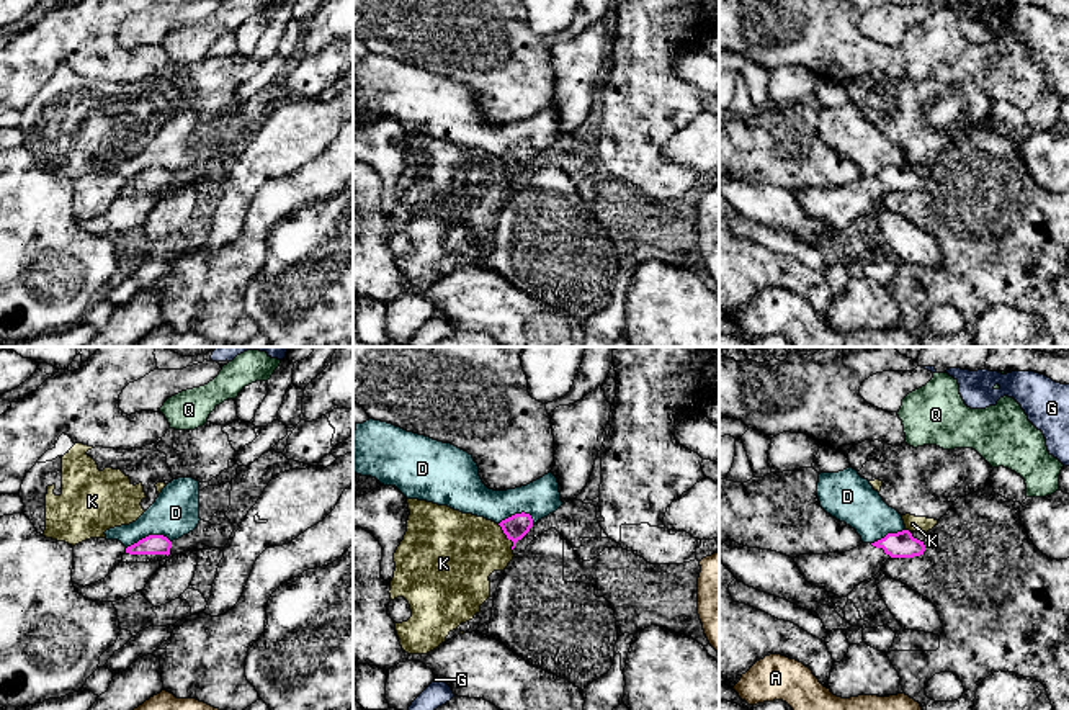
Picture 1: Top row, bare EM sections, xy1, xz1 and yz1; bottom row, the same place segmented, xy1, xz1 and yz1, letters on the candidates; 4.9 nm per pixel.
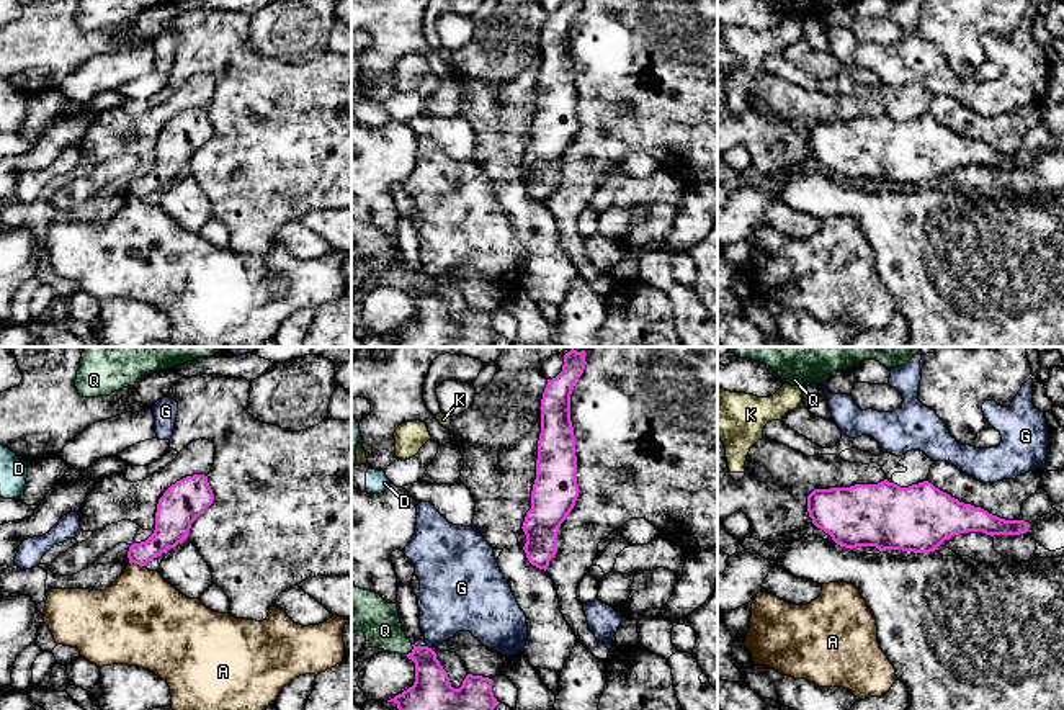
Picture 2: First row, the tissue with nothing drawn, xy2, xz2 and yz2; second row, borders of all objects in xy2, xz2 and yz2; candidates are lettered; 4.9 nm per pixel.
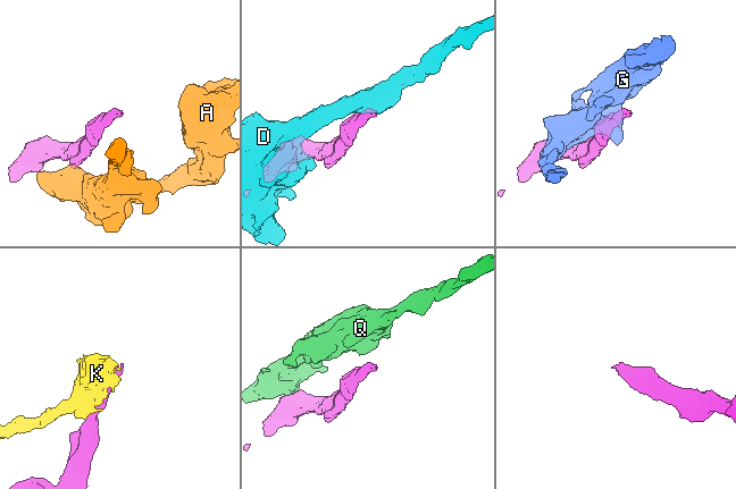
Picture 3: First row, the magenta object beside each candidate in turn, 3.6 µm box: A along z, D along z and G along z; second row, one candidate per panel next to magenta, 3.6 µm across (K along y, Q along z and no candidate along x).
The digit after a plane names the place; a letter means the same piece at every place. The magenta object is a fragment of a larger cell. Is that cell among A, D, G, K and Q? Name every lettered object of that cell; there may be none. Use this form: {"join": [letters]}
{"join": []}

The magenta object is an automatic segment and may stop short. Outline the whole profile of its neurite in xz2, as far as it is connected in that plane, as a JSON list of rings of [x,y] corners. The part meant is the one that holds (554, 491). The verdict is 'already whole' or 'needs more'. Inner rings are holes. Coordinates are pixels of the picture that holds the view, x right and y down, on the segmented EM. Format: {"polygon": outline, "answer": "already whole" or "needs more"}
{"polygon": [[[570,348],[562,371],[548,380],[541,399],[536,479],[531,509],[526,512],[523,546],[528,561],[548,569],[557,551],[557,533],[579,497],[575,435],[570,420],[570,394],[585,370],[585,350]]], "answer": "already whole"}

